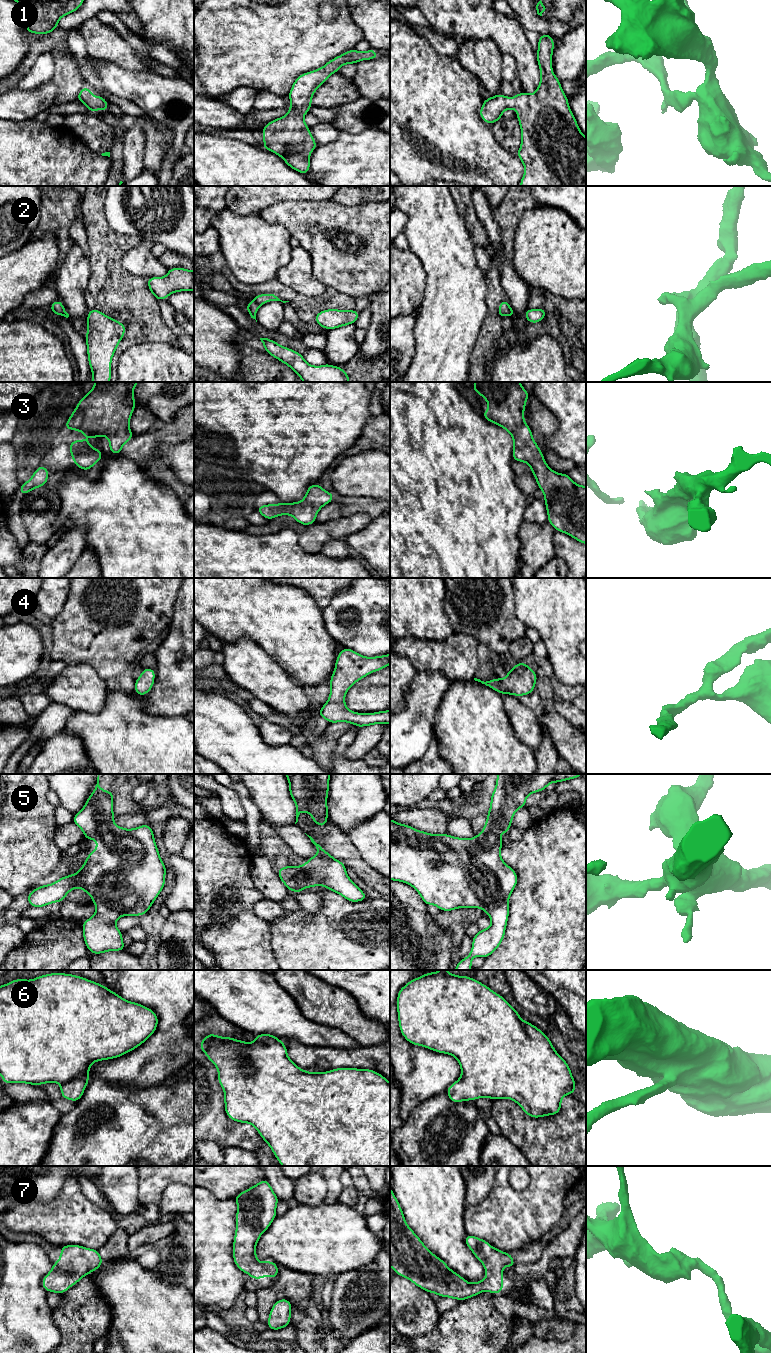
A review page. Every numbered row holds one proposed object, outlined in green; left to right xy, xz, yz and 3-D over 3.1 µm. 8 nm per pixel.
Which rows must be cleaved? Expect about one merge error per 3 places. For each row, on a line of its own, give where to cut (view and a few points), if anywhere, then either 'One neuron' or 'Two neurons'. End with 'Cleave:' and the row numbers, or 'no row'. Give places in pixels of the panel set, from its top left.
1: No split. One neuron
2: Split along xz (254, 300), (259, 305). Two neurons
3: No split. One neuron
4: No split. One neuron
5: No split. One neuron
6: No split. One neuron
7: No split. One neuron
Cleave: 2

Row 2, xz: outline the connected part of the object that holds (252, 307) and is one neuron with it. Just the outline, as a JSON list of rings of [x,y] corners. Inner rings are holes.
[[[252,301],[246,304],[247,312],[250,314],[251,318],[256,320],[256,314],[257,314],[259,307],[260,305],[257,304],[255,301]]]

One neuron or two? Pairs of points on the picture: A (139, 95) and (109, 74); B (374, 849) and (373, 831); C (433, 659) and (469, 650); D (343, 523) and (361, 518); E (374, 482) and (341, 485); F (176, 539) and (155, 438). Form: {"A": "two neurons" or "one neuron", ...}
{"A": "one neuron", "B": "one neuron", "C": "one neuron", "D": "one neuron", "E": "one neuron", "F": "two neurons"}

